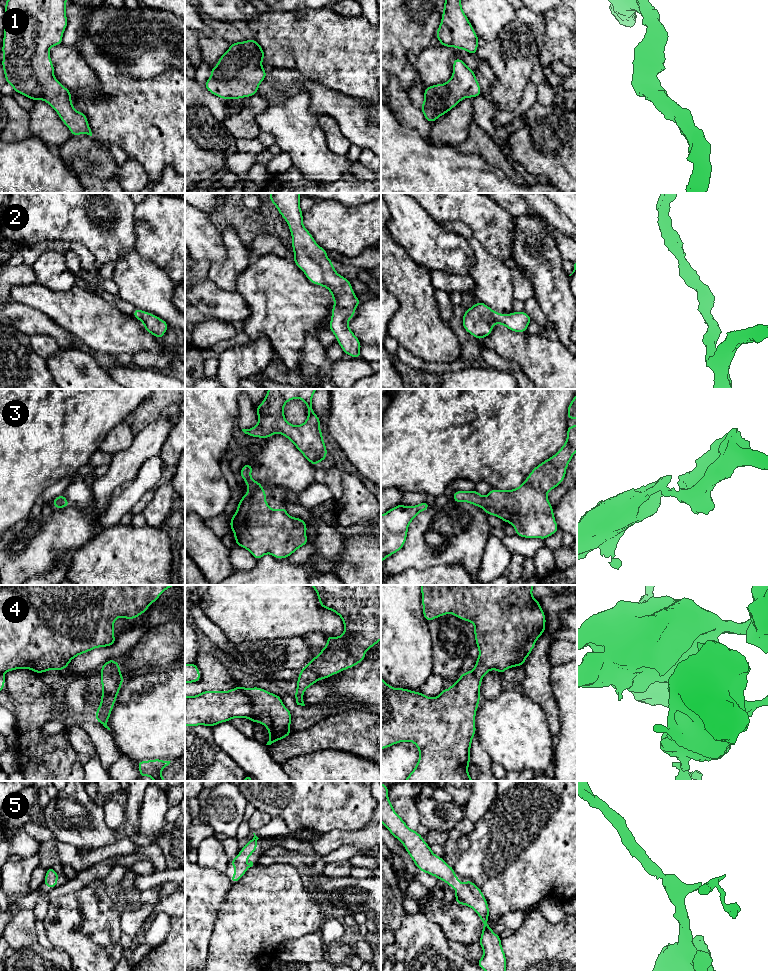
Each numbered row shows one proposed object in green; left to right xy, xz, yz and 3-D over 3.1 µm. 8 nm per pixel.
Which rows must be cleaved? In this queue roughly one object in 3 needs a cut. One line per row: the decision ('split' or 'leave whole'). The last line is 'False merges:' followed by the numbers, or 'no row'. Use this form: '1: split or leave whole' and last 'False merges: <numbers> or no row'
1: leave whole
2: leave whole
3: leave whole
4: leave whole
5: leave whole
False merges: no row

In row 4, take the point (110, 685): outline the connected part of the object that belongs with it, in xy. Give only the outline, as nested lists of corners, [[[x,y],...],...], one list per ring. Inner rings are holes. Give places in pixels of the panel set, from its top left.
[[[110,659],[101,666],[102,697],[101,703],[94,715],[96,721],[108,730],[110,728],[107,726],[107,722],[124,680],[121,675],[120,665],[114,659]]]

